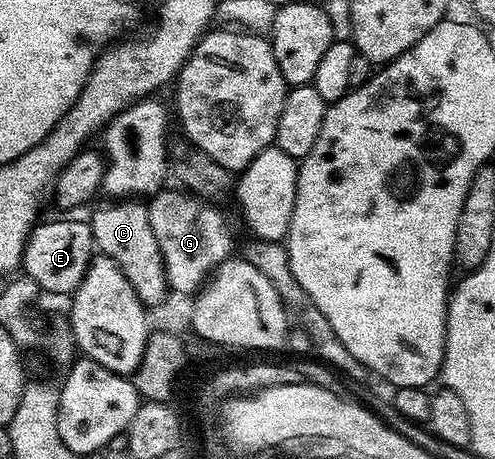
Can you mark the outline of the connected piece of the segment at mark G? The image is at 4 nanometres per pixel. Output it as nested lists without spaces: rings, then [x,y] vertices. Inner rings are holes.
[[[163,190],[149,201],[150,221],[152,222],[152,234],[156,234],[156,242],[160,246],[160,254],[164,258],[164,270],[166,271],[166,283],[171,289],[178,292],[190,292],[194,294],[201,289],[204,281],[213,273],[219,264],[231,259],[234,248],[234,236],[222,217],[222,212],[213,203],[207,202],[201,196],[195,196],[185,190],[170,192]]]

